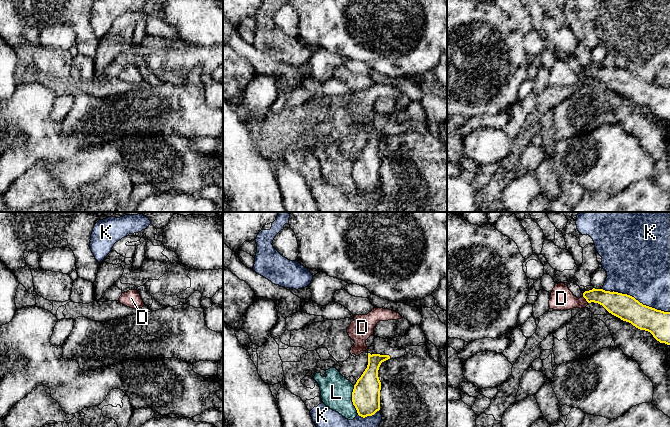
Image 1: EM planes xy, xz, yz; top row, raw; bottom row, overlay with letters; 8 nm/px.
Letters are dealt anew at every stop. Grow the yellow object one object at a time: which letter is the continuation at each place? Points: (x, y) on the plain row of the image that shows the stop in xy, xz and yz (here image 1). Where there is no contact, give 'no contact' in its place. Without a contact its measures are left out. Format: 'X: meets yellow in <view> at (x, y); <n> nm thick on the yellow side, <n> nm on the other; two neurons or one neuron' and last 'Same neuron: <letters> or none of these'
D: meets yellow in yz at (585, 74); 180 nm thick on the yellow side, 180 nm on the other; two neurons
K: meets yellow in yz at (641, 79); 200 nm thick on the yellow side, 420 nm on the other; two neurons
L: meets yellow in xz at (352, 176); 220 nm thick on the yellow side, 260 nm on the other; two neurons
Same neuron: none of these

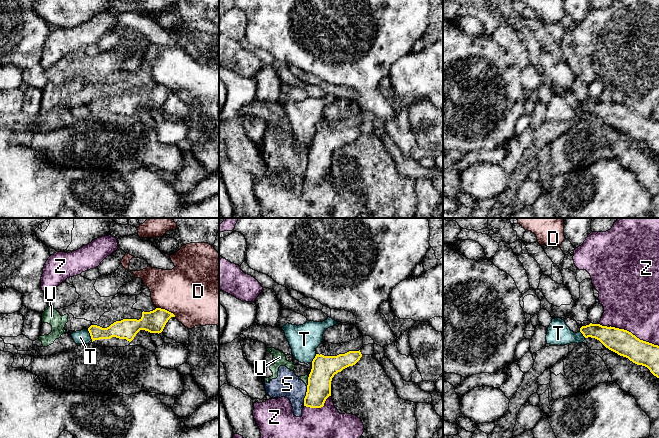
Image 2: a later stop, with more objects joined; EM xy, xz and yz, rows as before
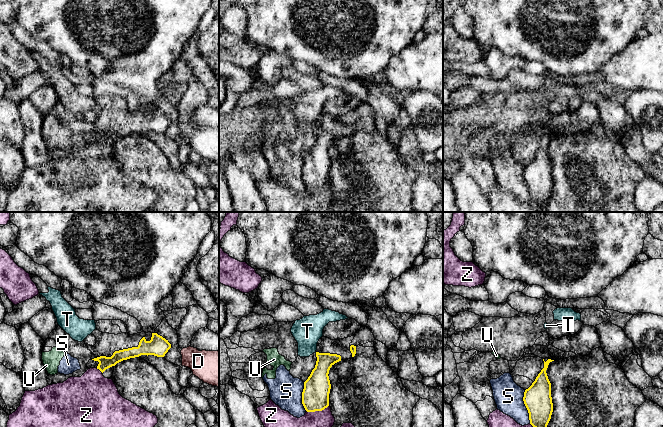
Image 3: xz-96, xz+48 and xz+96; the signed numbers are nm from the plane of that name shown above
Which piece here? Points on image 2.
D: meets yellow in xy at (166, 86); 180 nm thick on the yellow side, 460 nm on the other; two neurons
S: meets yellow in xz at (306, 171); 190 nm thick on the yellow side, 200 nm on the other; two neurons
T: meets yellow in xy at (90, 111); 140 nm thick on the yellow side, 110 nm on the other; two neurons
U: meets yellow in xz at (308, 157); 200 nm thick on the yellow side, 50 nm on the other; two neurons
Z: meets yellow in yz at (634, 111); 200 nm thick on the yellow side, 420 nm on the other; two neurons
Same neuron: none of these

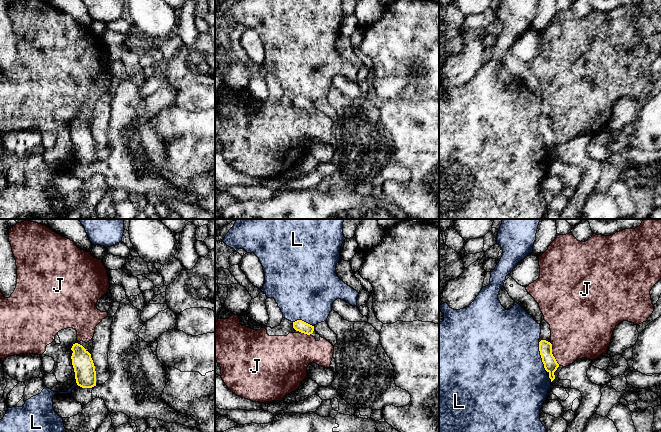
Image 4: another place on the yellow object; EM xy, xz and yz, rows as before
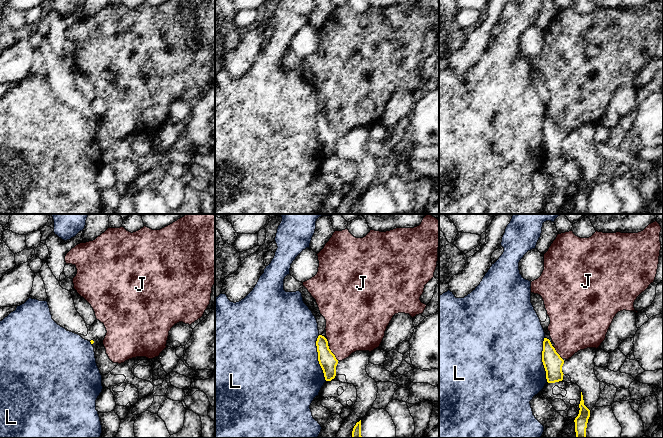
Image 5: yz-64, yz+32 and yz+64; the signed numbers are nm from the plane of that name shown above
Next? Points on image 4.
J: meets yellow in yz at (554, 133); 110 nm thick on the yellow side, 400 nm on the other; two neurons
L: meets yellow in yz at (541, 132); 110 nm thick on the yellow side, 500 nm on the other; two neurons
Same neuron: none of these

